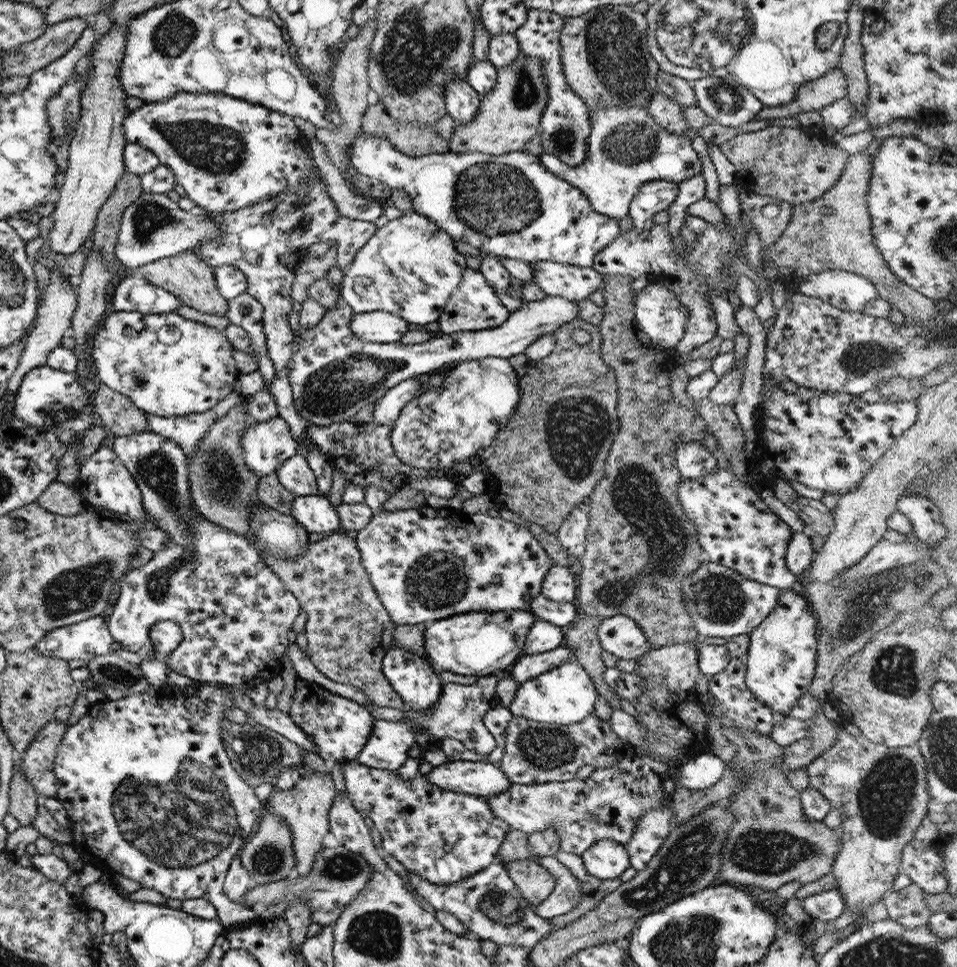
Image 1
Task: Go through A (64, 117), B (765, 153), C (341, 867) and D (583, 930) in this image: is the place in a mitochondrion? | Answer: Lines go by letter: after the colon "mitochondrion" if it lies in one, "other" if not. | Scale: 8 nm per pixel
A: mitochondrion
B: other
C: mitochondrion
D: other

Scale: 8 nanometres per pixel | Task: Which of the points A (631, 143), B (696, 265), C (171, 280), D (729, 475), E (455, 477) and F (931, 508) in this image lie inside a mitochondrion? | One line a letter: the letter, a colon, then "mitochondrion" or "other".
A: mitochondrion
B: mitochondrion
C: other
D: other
E: other
F: other

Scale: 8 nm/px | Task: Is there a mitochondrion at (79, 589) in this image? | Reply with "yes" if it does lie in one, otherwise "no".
yes

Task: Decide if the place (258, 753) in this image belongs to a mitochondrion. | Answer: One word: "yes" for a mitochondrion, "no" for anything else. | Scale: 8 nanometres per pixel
yes

